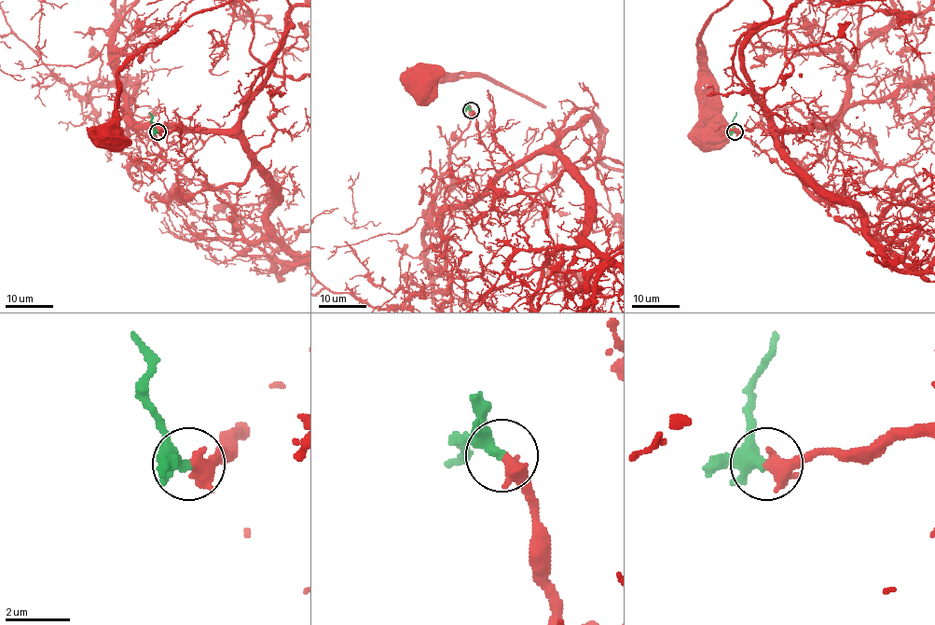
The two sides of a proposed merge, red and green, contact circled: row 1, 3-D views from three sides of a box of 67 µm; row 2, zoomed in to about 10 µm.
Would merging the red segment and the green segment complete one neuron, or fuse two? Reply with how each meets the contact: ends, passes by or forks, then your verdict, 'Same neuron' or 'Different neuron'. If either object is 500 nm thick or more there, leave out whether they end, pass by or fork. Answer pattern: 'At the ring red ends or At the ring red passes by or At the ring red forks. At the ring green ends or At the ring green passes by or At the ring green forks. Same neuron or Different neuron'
Same neuron

